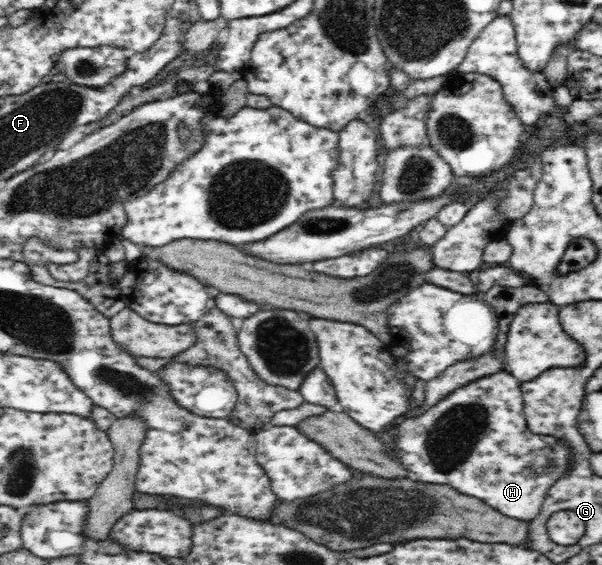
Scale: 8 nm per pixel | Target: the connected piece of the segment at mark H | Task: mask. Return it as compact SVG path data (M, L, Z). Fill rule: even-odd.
M498 371L496 374L490 376L480 377L478 380L465 384L462 388L457 388L451 395L445 396L440 404L432 406L428 412L424 412L418 417L407 417L400 424L397 424L393 429L396 430L393 436L393 448L391 454L400 459L402 466L408 471L407 477L409 479L420 481L428 484L448 485L455 488L462 494L473 496L474 498L484 501L488 506L496 509L498 512L509 516L516 520L528 521L536 518L540 512L540 506L546 498L547 490L558 481L562 476L566 462L568 462L568 447L564 445L564 441L556 440L552 436L536 436L527 425L526 416L523 412L523 396L520 390L521 382L512 376L508 371Z

